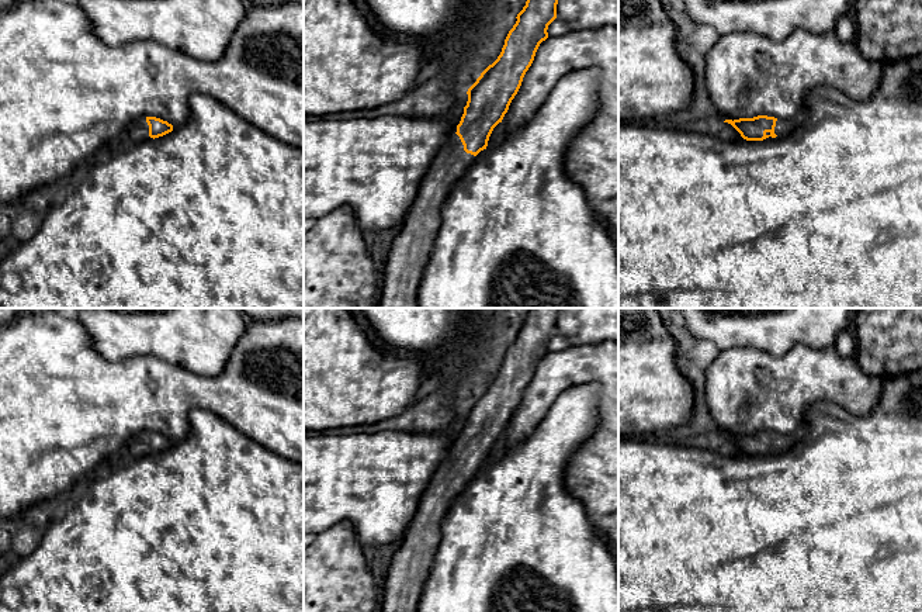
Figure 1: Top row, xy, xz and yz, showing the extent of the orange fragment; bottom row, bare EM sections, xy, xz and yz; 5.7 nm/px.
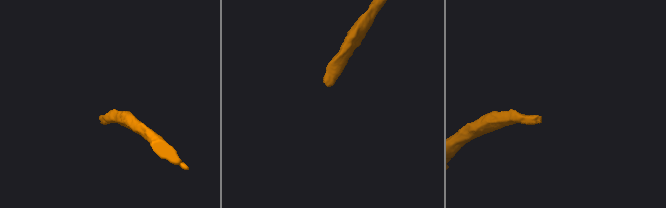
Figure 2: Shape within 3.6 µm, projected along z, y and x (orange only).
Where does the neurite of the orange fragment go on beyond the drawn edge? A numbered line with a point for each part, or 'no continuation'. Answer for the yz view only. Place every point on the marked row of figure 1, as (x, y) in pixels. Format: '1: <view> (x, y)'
1: yz (783, 127)

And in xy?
1: xy (138, 131)

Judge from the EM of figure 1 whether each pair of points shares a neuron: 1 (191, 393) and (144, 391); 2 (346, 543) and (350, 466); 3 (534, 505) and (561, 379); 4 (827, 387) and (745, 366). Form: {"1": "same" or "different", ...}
{"1": "same", "2": "different", "3": "different", "4": "same"}

